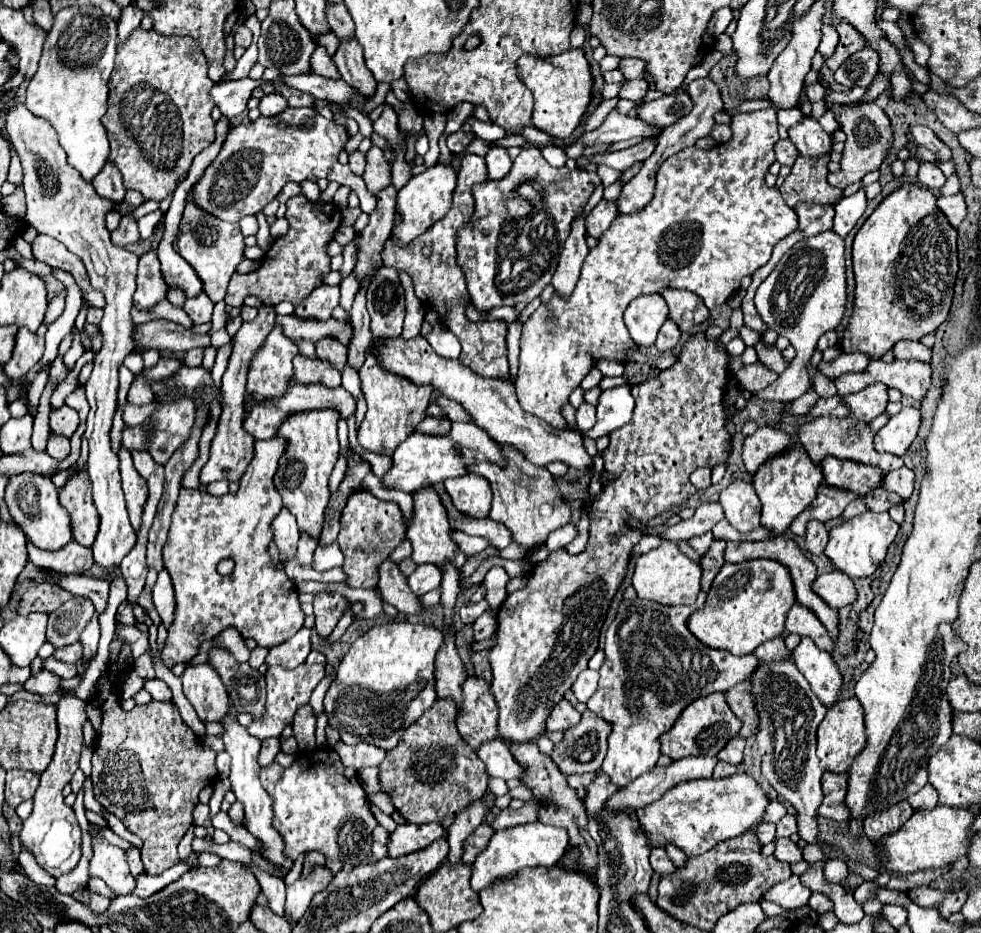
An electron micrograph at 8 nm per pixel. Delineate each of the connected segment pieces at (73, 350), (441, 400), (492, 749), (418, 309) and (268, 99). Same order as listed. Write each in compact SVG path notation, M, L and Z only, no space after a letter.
M75 325L73 326L71 333L73 334L73 344L63 357L64 364L69 371L73 369L77 360L85 352L85 348L83 348L83 345L81 344L80 332Z
M439 396L437 404L445 410L447 418L453 422L471 422L471 414L467 414L467 410L463 410L463 406L455 400L449 400L447 396Z
M493 738L491 742L483 742L483 746L479 746L477 750L477 756L485 764L489 776L497 776L503 780L521 776L521 766L515 762L505 742L499 742L499 738Z
M397 270L401 284L405 290L406 315L405 324L403 324L403 338L413 338L419 336L421 324L424 321L425 307L423 302L419 302L419 298L415 296L413 284L409 275L402 270Z
M267 94L259 102L259 110L263 116L275 116L281 114L287 108L287 100L281 94Z

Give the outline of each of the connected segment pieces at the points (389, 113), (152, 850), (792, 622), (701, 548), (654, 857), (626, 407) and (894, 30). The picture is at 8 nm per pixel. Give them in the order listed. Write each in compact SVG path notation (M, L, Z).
M383 104L383 114L379 116L379 120L373 124L375 132L381 134L383 138L389 138L391 146L399 144L399 130L397 130L397 114L389 104Z
M113 638L109 646L109 666L98 679L101 691L91 699L91 704L88 700L86 707L89 722L97 732L91 778L101 806L115 814L129 832L143 838L141 860L145 872L157 876L179 864L177 844L193 824L193 810L199 802L197 794L217 778L215 752L181 720L175 704L153 700L151 704L135 706L131 712L121 710L116 695L121 675L117 666L121 646L123 640Z
M793 606L787 614L787 632L795 632L799 636L809 636L821 650L831 652L833 640L825 626L815 618L811 610L805 610L805 606Z
M711 532L701 534L699 538L691 538L691 540L687 540L687 544L689 544L697 554L701 554L701 556L707 552L707 548L711 546L711 542L713 542L713 534L711 534Z
M651 848L651 868L659 874L659 876L669 876L675 872L673 862L667 858L665 848Z
M617 386L605 390L597 402L597 422L583 436L597 440L605 434L611 434L613 430L625 426L631 420L631 414L633 414L633 396L629 388Z
M879 19L877 21L877 26L886 34L891 43L895 44L895 46L900 49L905 49L903 32L896 23Z

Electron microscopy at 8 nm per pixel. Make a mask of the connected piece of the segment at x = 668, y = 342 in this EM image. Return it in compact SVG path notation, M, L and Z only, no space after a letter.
M669 318L669 320L661 326L661 330L659 330L659 336L657 336L655 346L659 348L661 354L665 354L667 350L671 350L671 348L679 342L679 338L681 338L681 330L679 330L679 326Z

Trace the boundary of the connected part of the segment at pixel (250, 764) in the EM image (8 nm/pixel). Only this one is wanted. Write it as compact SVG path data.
M225 716L223 718L223 724L225 724L225 734L221 736L223 742L225 742L225 750L229 752L231 756L231 774L229 774L229 780L231 780L231 792L235 794L237 802L243 804L245 808L245 828L259 840L259 848L257 852L267 860L271 862L279 872L277 876L279 878L285 878L285 874L291 870L293 862L291 858L287 858L283 854L283 838L281 834L271 826L271 818L273 818L273 798L267 796L267 792L263 790L261 782L259 782L259 762L257 762L257 756L259 756L259 748L261 748L261 742L257 738L253 738L251 734L247 734L247 728L243 728L241 724L237 724L237 720L233 716Z

